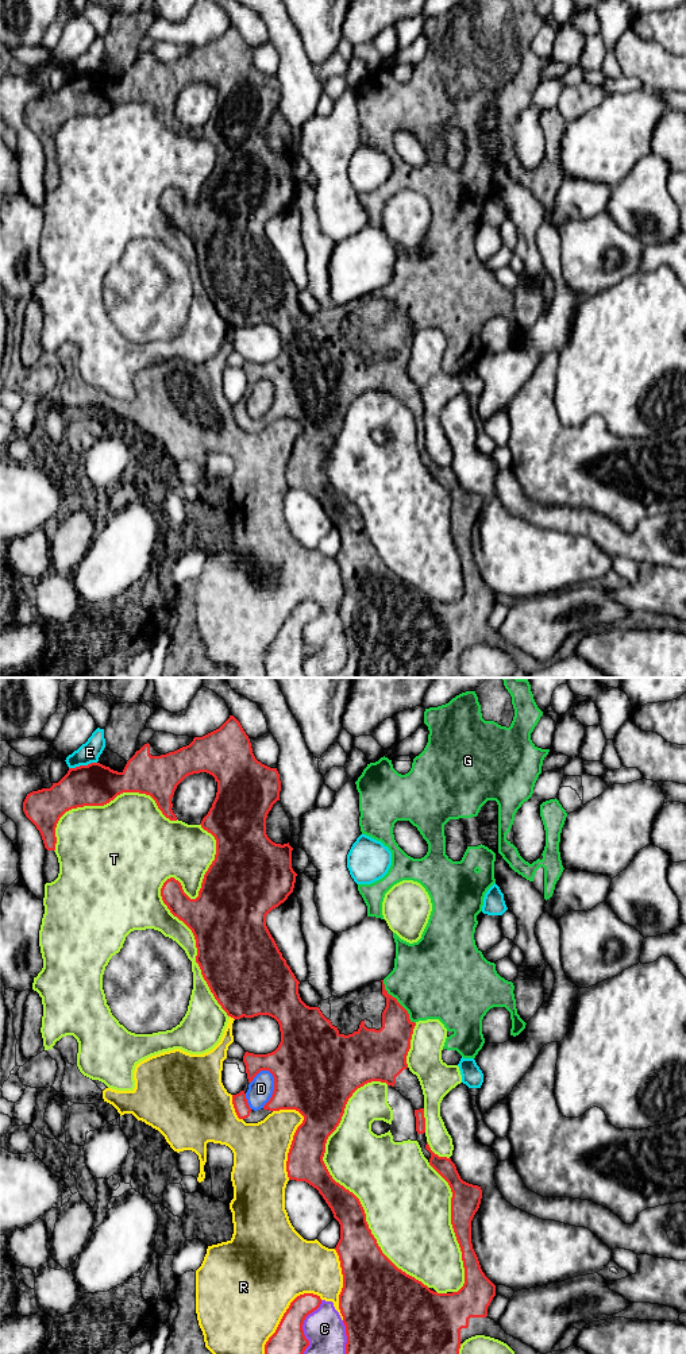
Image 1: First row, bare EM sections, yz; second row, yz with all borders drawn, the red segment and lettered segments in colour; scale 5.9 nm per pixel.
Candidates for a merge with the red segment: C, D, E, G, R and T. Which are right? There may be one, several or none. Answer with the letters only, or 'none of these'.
G

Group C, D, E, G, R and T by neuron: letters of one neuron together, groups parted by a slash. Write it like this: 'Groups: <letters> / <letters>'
Groups: C D R / E / G / T

